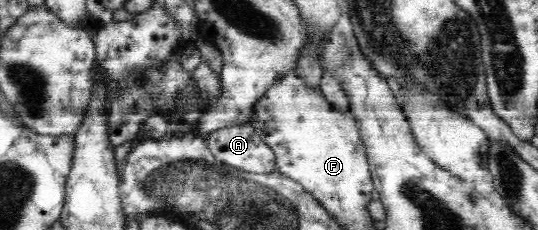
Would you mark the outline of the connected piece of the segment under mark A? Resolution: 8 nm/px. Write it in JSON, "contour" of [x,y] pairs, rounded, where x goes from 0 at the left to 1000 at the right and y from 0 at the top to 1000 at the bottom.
{"contour":[[[467,530],[413,548],[383,596],[396,678],[422,713],[474,757],[511,757],[515,674],[489,617]]]}

